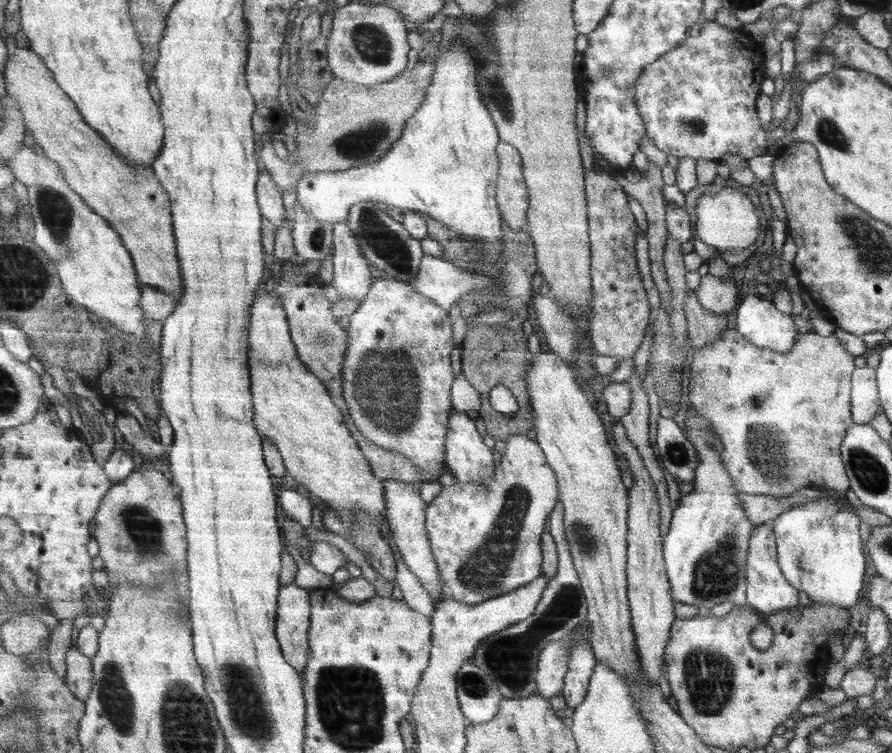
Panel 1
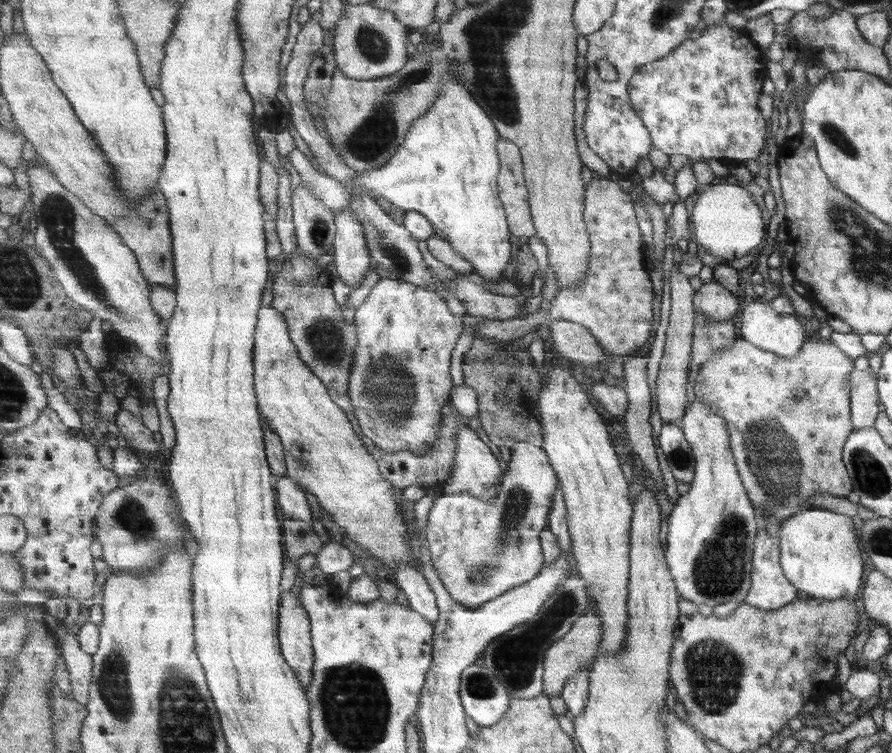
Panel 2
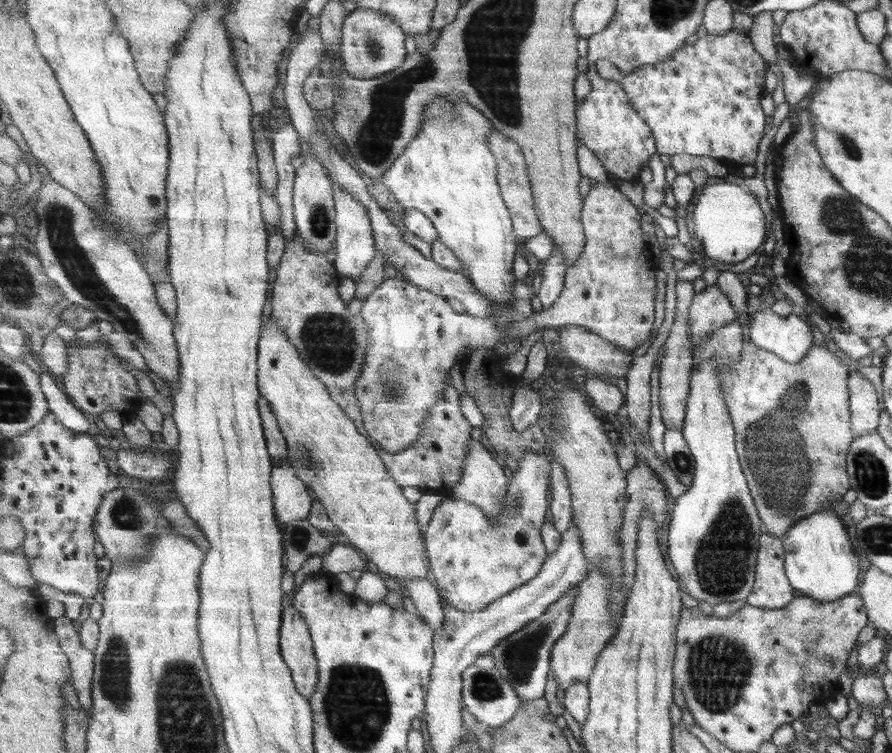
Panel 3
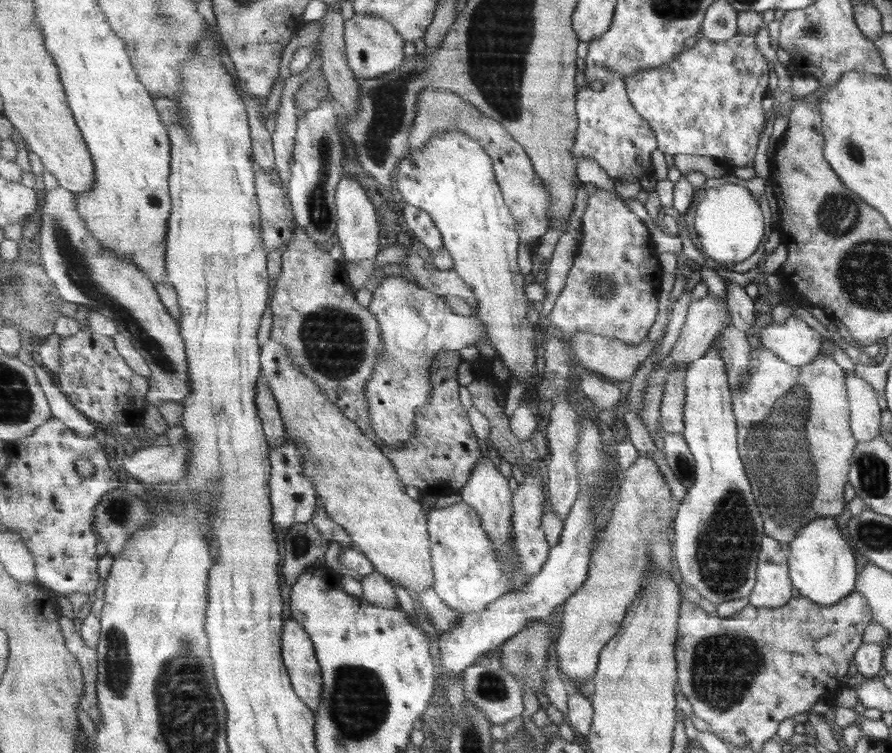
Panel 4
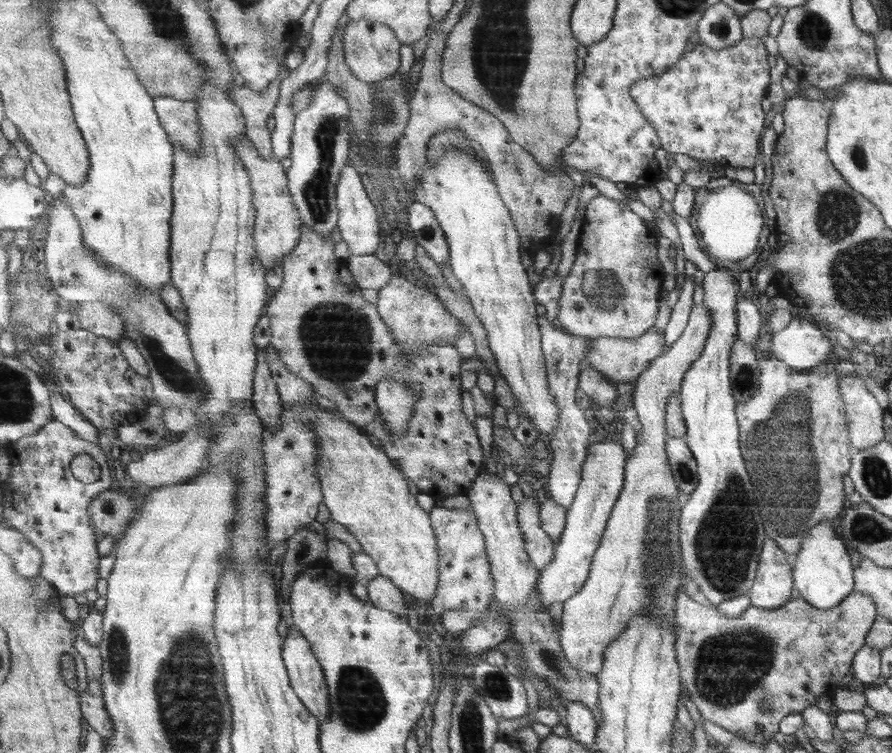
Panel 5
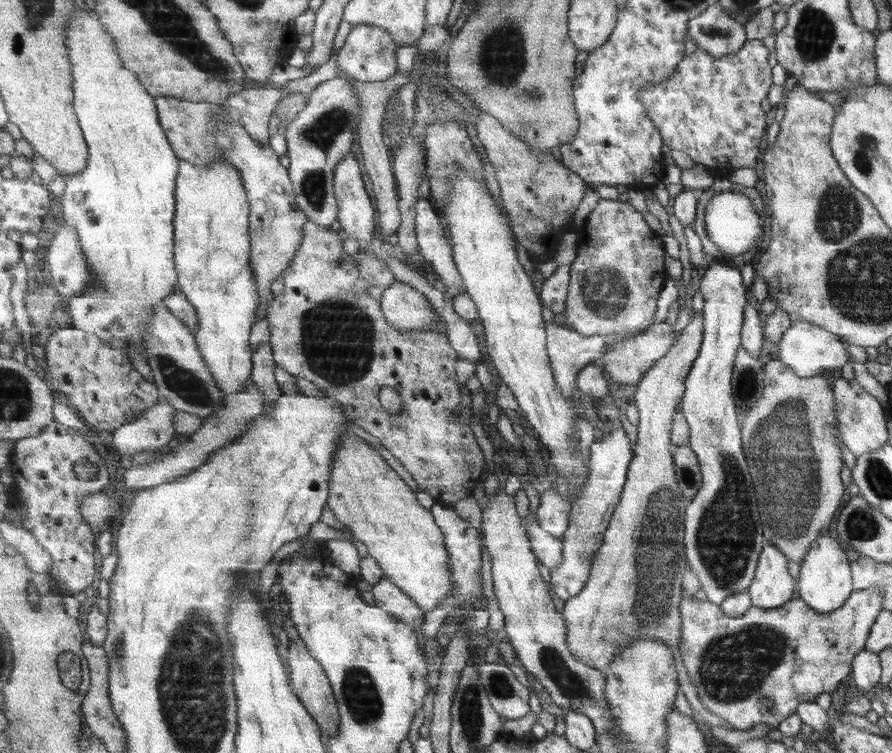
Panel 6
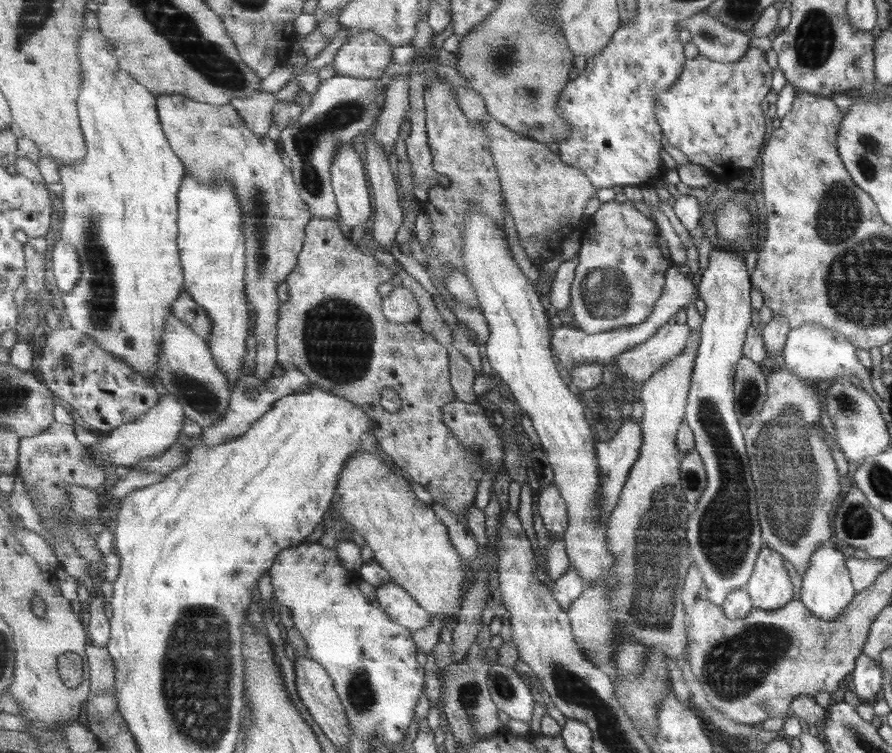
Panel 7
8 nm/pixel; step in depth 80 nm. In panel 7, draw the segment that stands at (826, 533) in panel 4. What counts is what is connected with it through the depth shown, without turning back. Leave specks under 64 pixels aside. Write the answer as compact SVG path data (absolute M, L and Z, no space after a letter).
M824 540L819 548L812 552L807 569L801 576L801 588L799 590L799 600L801 604L819 620L835 620L840 612L851 602L855 593L852 587L849 572L845 567L846 558L833 543Z

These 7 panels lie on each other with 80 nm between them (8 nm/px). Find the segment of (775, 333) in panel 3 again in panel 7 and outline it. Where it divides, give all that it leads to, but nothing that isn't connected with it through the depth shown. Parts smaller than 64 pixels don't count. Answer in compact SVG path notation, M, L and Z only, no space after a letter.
M803 323L789 329L781 354L786 369L802 379L831 382L837 378L847 381L850 376L856 376L859 380L869 382L869 372L865 372L855 357L855 347L839 331L820 327L819 324Z

